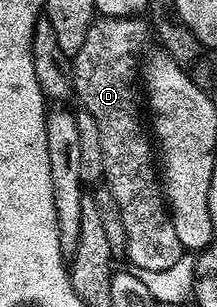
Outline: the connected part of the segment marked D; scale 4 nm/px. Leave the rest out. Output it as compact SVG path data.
M138 16L133 17L99 17L91 22L89 31L85 35L85 43L81 43L81 51L73 59L71 80L73 93L79 97L79 105L93 119L97 119L97 131L101 134L101 159L105 159L103 181L109 191L113 193L120 208L121 219L125 225L125 239L127 240L126 260L131 260L134 268L145 268L148 271L169 270L177 259L185 252L181 239L177 239L177 231L173 231L171 215L163 199L160 178L157 176L157 157L153 152L152 142L149 140L145 121L139 118L141 97L135 94L137 89L137 65L135 56L143 49L147 37L149 41L149 25L146 20Z

